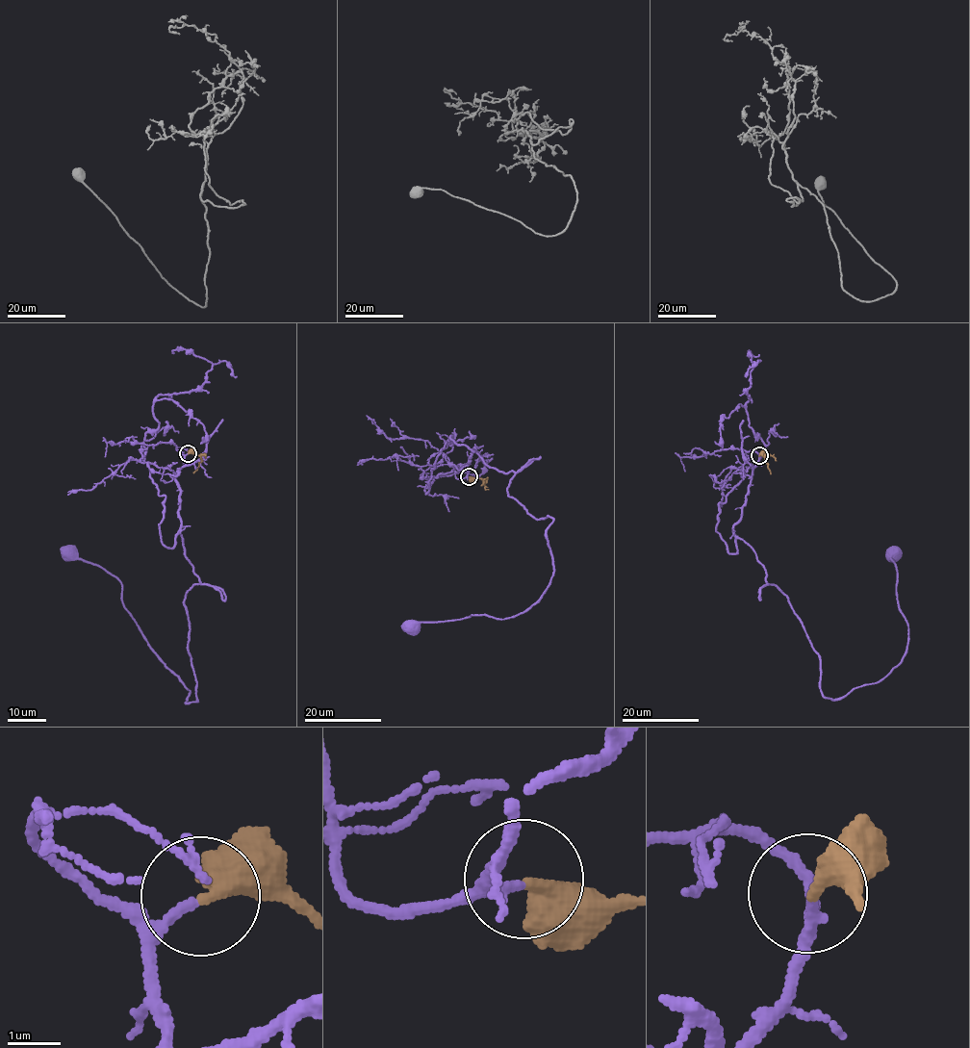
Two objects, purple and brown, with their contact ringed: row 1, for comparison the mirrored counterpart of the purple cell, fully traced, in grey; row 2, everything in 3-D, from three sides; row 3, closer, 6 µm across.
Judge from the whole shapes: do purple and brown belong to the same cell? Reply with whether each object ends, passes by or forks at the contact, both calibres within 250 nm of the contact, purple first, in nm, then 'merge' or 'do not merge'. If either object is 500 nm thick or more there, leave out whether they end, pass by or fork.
purple ends | brown ends | 180/360 nm | merge

